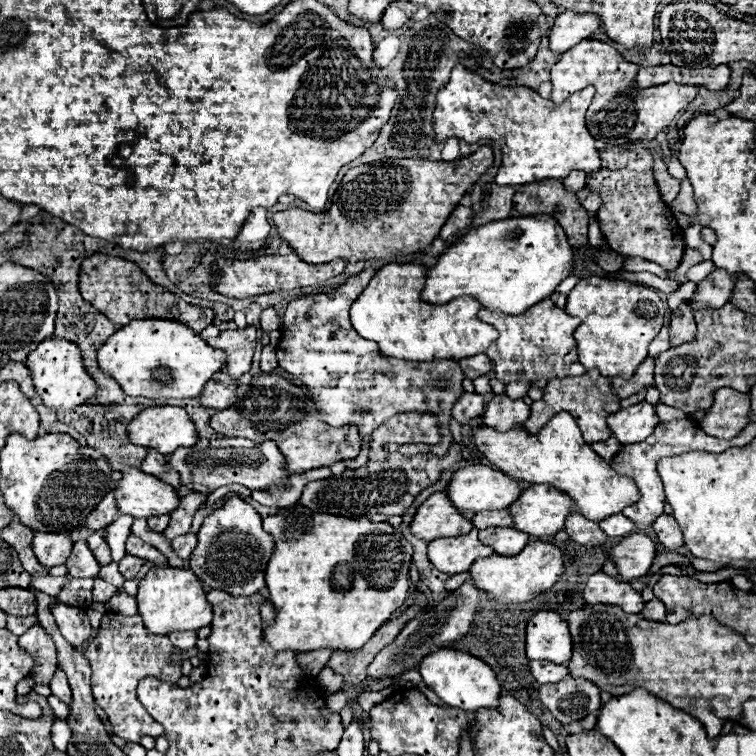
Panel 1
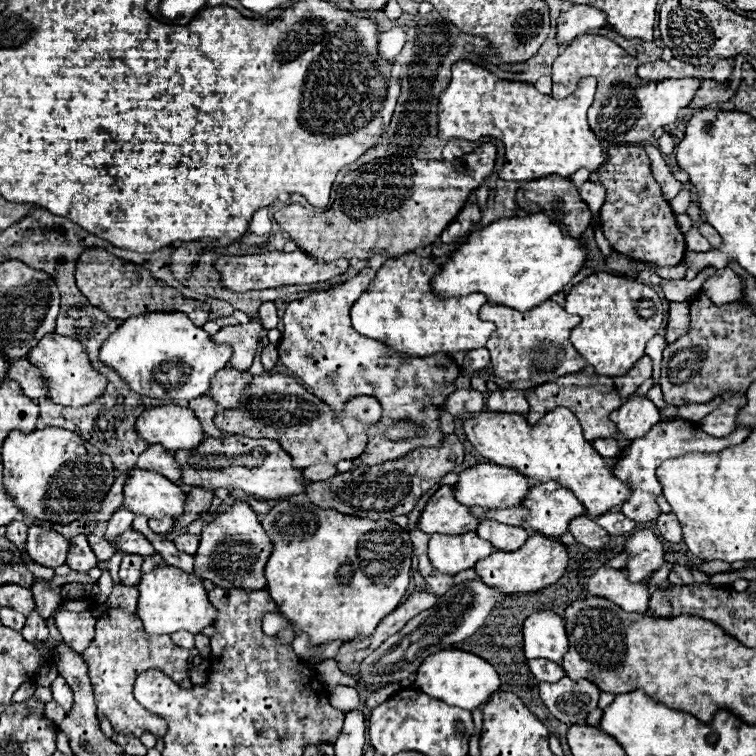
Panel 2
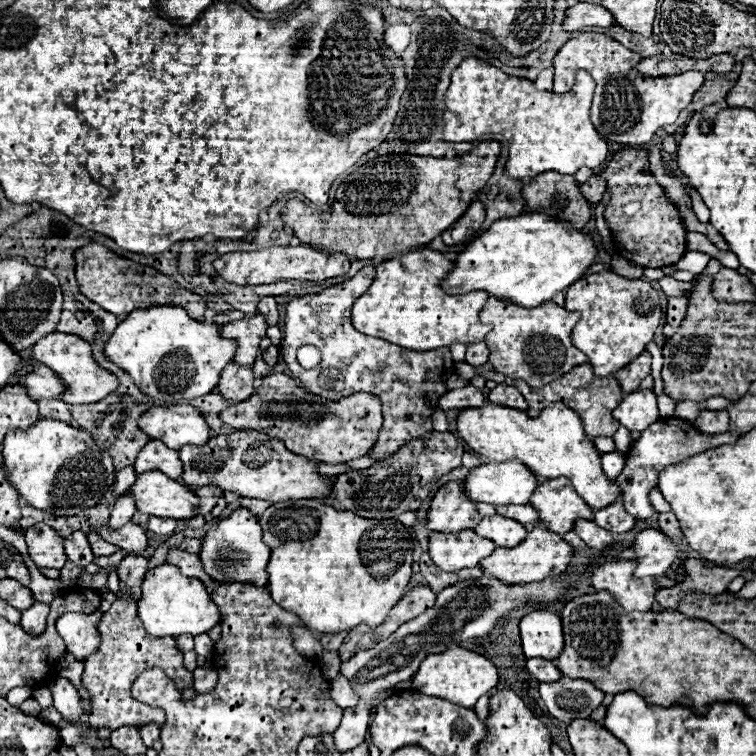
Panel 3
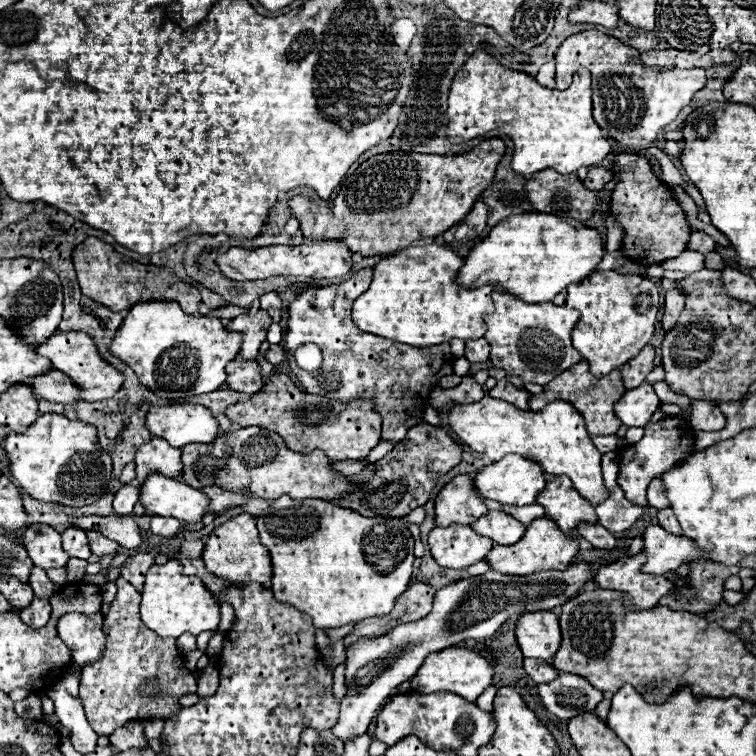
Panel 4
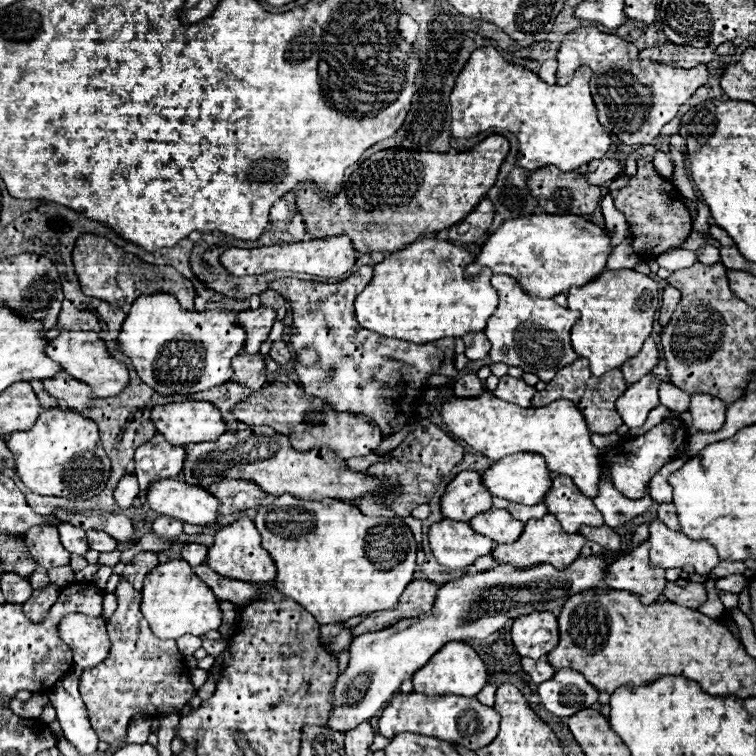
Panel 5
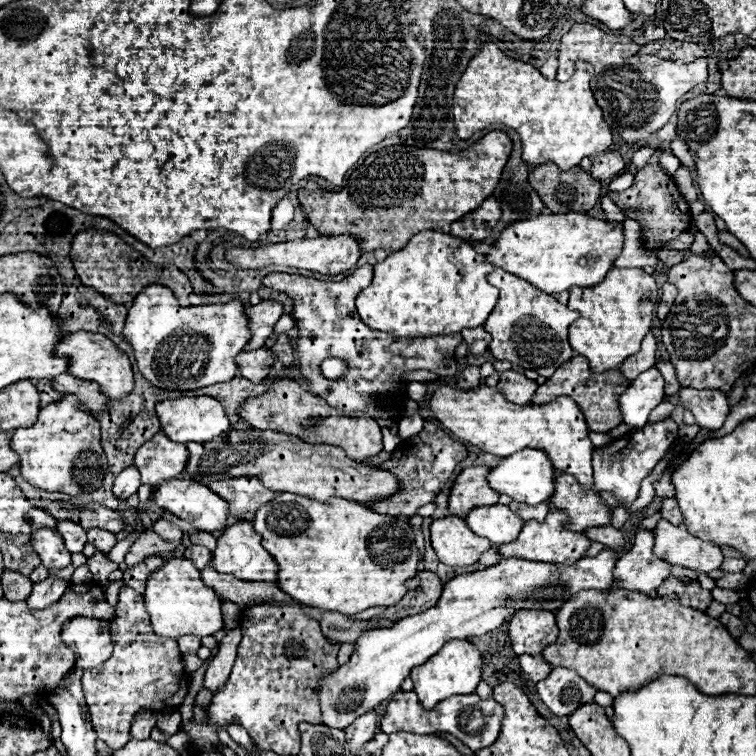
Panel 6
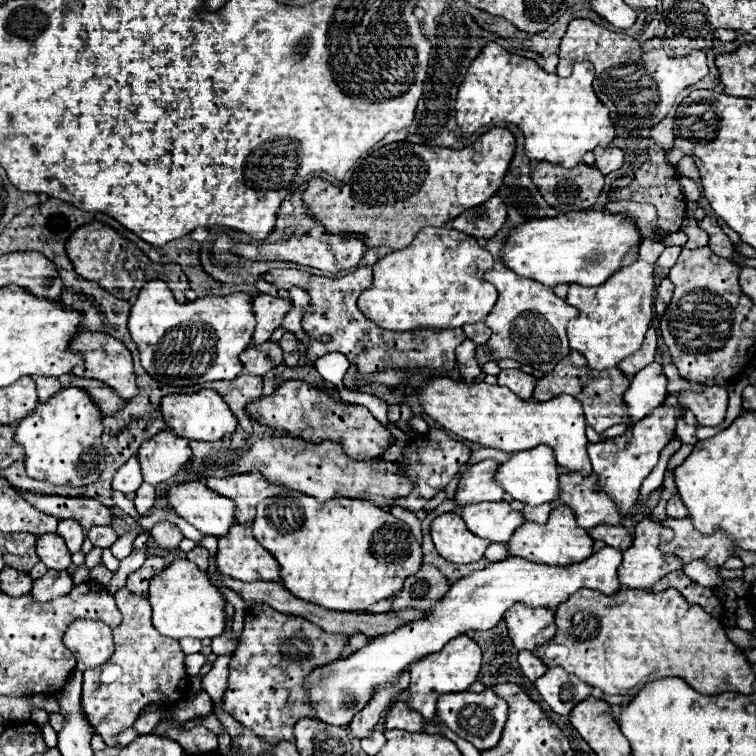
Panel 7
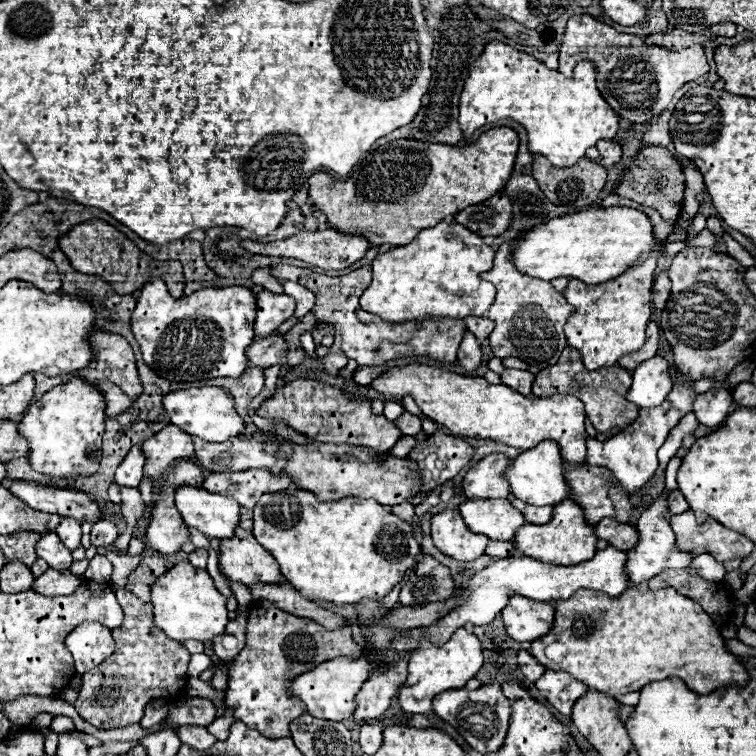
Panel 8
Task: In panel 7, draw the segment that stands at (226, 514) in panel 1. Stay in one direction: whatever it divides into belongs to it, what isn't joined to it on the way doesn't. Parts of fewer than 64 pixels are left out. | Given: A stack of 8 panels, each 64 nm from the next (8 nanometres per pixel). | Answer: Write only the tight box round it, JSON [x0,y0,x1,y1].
[216,524,280,582]

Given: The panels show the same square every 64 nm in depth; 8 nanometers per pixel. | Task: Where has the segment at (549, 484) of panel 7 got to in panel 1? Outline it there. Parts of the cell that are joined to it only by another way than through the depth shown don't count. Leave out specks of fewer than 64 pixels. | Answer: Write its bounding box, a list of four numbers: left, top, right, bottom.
[444,464,520,512]

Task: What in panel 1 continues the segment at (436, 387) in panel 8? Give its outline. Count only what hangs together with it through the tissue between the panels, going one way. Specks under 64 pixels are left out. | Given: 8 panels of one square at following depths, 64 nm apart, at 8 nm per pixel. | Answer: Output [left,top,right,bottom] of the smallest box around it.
[472,412,640,522]

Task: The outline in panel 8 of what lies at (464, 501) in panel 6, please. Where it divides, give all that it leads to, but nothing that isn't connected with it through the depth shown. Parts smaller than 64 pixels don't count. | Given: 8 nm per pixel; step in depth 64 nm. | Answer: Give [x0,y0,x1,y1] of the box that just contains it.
[462,454,510,498]

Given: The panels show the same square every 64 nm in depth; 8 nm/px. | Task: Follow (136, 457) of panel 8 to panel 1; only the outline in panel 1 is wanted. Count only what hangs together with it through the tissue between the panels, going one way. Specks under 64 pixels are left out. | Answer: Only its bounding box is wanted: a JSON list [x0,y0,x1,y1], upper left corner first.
[104,514,132,562]

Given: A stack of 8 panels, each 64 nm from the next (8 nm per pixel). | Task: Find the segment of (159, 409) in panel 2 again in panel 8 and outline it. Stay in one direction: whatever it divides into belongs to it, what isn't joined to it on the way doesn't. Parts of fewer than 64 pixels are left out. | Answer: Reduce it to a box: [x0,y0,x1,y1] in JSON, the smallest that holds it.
[162,386,244,442]

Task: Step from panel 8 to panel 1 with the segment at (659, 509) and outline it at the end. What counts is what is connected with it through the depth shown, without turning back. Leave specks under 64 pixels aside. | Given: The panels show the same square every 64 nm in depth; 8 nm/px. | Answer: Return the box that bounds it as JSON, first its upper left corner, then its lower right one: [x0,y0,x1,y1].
[584,572,644,614]

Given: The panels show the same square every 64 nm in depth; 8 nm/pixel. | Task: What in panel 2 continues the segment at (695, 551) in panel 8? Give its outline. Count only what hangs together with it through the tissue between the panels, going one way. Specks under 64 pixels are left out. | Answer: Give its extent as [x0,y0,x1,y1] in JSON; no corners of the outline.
[622,530,664,582]

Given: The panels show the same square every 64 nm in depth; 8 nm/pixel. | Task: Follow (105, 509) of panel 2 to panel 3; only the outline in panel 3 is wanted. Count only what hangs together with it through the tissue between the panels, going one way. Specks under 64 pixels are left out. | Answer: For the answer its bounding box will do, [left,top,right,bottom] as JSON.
[110,466,136,504]

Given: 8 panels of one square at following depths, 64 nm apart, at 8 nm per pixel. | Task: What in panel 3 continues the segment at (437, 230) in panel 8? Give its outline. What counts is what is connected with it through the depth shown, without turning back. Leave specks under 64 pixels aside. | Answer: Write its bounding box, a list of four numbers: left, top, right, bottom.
[352,248,492,352]

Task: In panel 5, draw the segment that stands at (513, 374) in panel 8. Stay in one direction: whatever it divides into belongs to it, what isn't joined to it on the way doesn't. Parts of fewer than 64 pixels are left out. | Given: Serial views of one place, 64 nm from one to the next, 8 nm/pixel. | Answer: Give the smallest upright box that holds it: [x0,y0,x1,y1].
[494,376,534,408]

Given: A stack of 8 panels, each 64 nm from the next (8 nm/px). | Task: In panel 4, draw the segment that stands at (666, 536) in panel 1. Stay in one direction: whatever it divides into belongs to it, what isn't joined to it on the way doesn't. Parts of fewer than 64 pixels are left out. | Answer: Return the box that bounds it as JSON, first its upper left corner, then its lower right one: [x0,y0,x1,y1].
[658,508,682,534]

